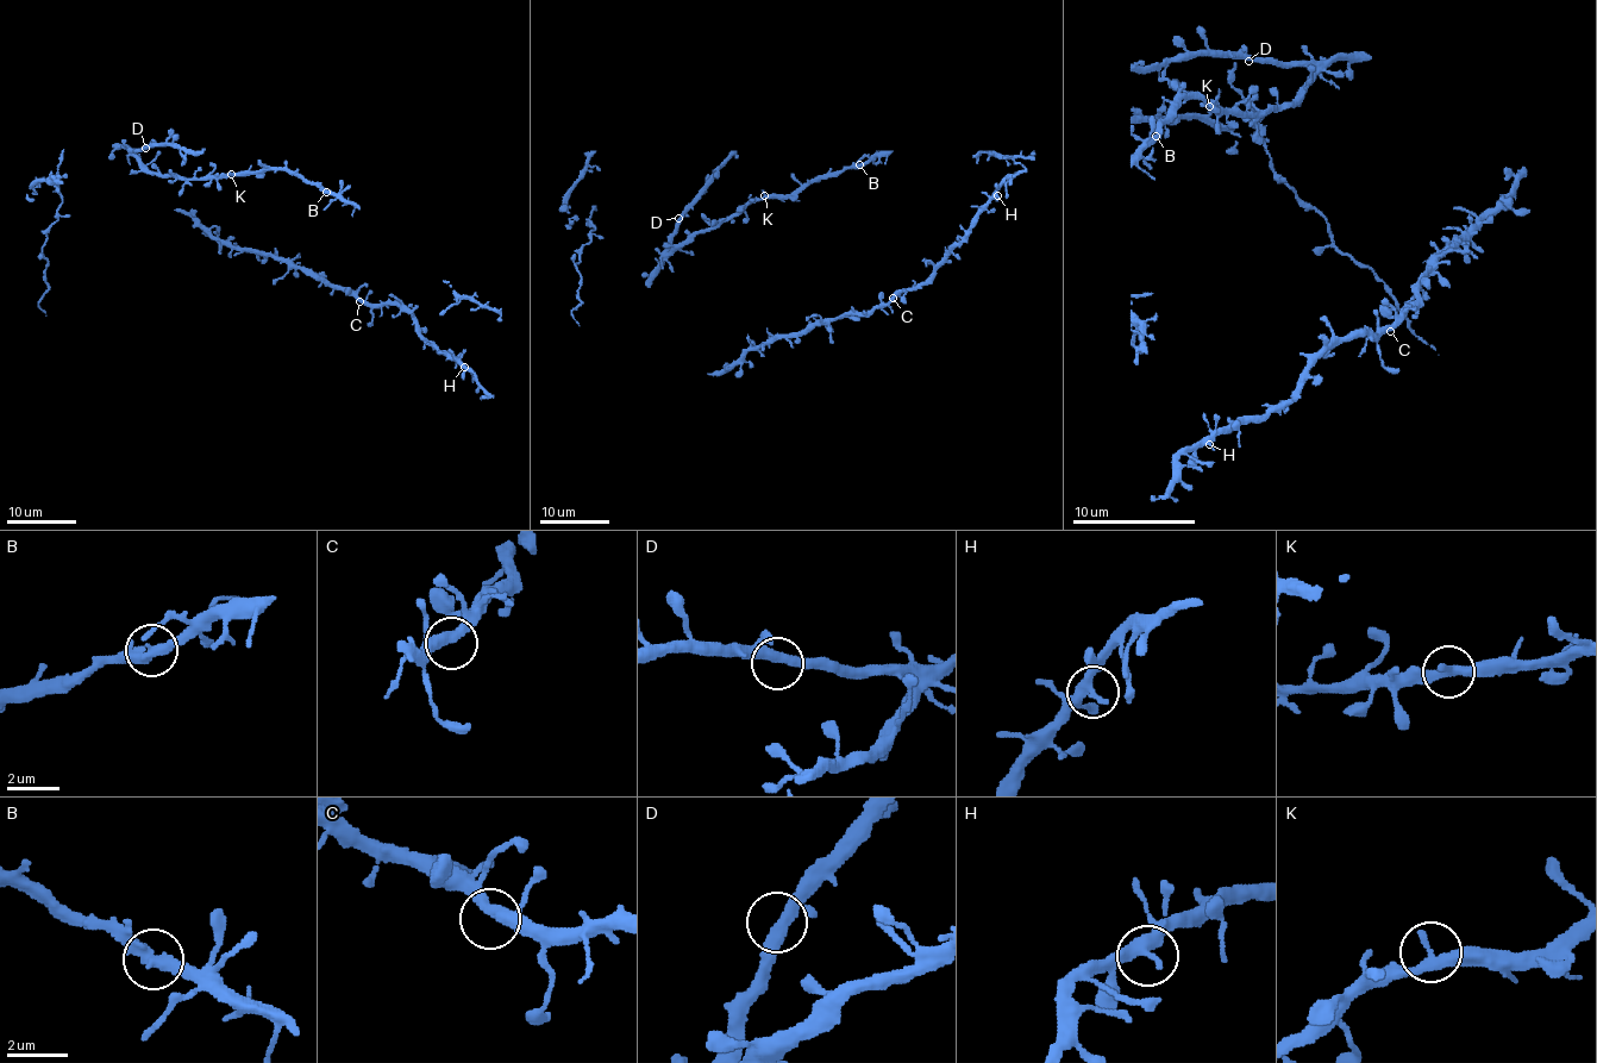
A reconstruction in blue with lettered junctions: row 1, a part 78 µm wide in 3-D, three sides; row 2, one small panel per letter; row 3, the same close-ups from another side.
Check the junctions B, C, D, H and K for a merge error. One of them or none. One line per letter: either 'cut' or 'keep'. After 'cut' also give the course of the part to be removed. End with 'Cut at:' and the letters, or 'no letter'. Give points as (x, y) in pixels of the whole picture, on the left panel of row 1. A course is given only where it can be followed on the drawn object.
B: keep
C: keep
D: keep
H: keep
K: keep
Cut at: no letter

